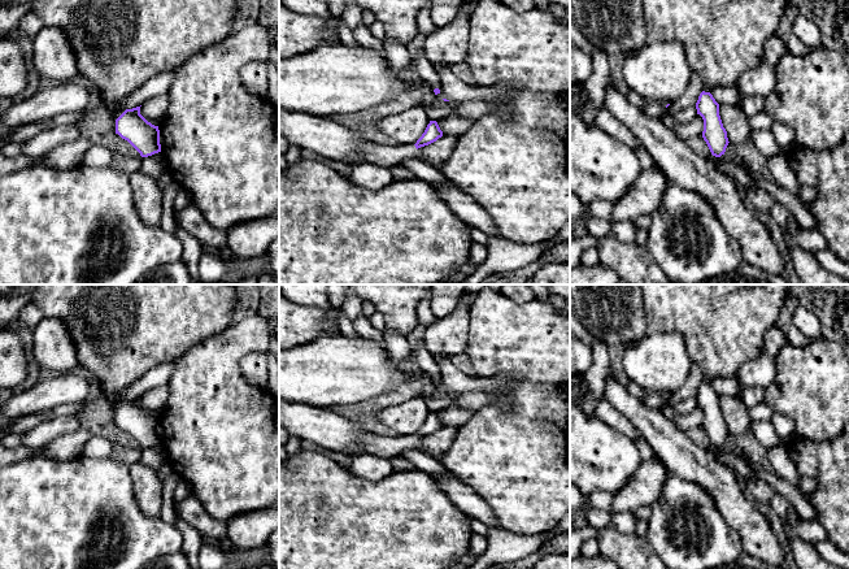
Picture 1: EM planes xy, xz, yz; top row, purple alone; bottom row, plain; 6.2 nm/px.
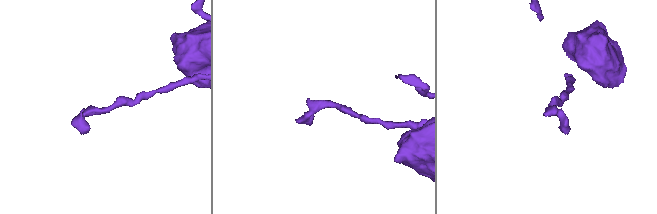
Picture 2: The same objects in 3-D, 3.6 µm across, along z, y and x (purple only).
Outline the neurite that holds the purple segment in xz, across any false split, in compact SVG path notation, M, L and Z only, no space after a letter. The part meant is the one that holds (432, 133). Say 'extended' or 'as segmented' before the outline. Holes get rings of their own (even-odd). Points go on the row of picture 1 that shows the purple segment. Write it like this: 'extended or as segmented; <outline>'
as segmented; M430 121L424 133L422 134L422 136L417 140L417 143L414 145L418 149L421 147L424 147L424 145L428 145L428 144L436 142L441 136L443 136L443 131L440 130L437 122Z

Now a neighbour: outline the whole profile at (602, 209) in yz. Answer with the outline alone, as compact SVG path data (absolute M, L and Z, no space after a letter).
M596 200L588 205L592 216L601 220L610 220L613 212L613 203L608 200Z

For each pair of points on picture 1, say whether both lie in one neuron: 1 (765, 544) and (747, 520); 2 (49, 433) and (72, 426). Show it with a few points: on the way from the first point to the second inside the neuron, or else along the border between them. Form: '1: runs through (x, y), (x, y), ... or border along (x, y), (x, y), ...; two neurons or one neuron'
1: runs through (758, 538), (752, 526); one neuron
2: runs through (55, 428), (66, 426); one neuron

